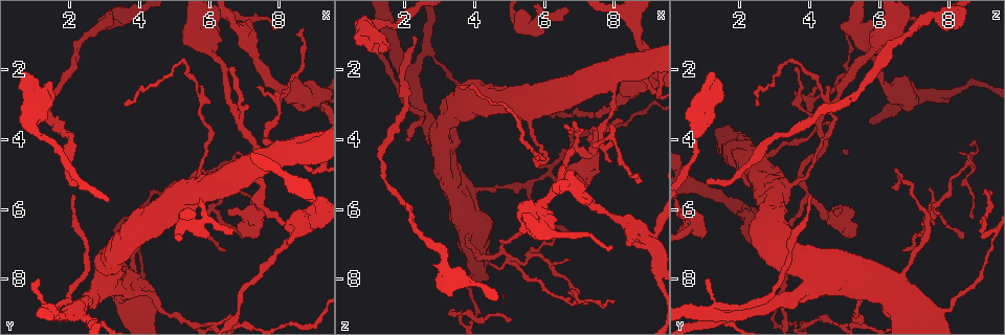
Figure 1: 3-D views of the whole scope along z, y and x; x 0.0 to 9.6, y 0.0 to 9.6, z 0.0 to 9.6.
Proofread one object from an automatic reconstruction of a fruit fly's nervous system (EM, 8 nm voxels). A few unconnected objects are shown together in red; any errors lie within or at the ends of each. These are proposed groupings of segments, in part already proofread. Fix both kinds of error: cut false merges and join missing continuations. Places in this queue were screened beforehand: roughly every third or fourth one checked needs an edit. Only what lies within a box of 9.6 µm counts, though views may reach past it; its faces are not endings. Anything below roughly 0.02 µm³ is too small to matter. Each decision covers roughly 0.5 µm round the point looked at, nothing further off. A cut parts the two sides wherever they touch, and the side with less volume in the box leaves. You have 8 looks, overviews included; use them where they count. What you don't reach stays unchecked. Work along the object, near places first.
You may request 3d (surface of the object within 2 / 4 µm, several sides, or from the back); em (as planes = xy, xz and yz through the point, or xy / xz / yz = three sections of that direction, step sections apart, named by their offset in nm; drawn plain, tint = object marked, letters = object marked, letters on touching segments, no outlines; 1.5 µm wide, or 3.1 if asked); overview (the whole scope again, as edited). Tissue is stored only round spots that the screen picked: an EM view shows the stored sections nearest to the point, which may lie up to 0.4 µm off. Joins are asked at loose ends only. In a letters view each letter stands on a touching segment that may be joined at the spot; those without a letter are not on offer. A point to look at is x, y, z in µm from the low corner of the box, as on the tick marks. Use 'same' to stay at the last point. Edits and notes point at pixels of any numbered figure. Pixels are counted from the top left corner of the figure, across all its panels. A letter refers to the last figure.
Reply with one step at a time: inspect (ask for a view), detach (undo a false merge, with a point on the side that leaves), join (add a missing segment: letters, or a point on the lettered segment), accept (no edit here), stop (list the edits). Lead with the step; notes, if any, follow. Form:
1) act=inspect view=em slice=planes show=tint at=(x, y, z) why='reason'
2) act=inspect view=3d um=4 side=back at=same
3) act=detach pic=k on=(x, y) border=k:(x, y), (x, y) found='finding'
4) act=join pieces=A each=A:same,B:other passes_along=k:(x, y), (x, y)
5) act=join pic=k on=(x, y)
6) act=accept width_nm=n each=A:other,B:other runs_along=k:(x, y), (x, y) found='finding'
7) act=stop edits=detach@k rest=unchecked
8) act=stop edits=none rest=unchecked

act=inspect view=em slice=planes show=letters at=(5.40, 6.30, 0.80) why='calibre changes'

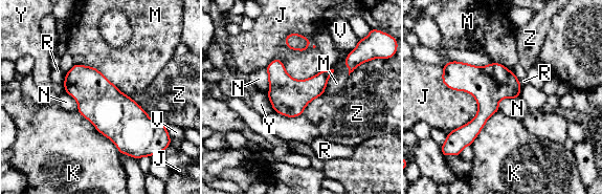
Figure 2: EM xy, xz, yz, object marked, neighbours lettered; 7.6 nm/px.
act=accept each=J:other,K:other,M:other,N:other,R:other,V:other,Y:other,Z:other border=2:(126, 94), (165, 127) found='continuous, no second cell'

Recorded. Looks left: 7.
act=inspect view=3d um=2 side=back at=(2.30, 5.20, 1.00) why='end of a long branch'

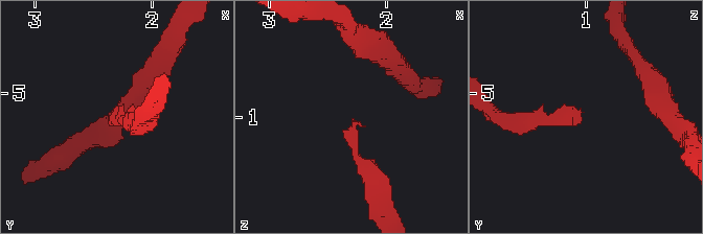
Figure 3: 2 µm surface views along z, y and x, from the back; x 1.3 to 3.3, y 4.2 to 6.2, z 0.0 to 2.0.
act=inspect view=em slice=xz step=8 show=tint at=(2.26, 5.16, 1.04) why='now the EM'

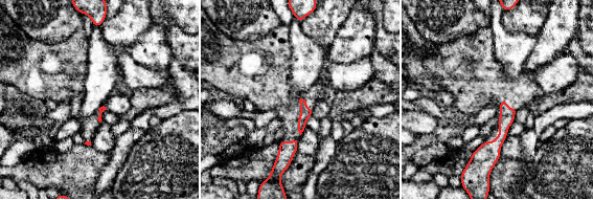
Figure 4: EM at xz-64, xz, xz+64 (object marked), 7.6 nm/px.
act=inspect view=em slice=planes show=letters at=same why='another direction'

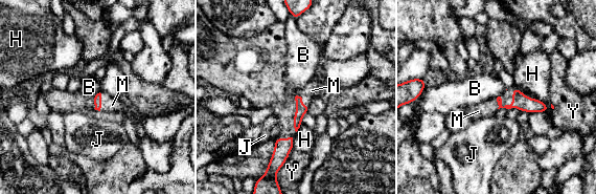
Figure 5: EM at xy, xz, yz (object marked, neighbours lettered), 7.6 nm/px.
act=join pieces=M each=B:other,H:other,J:other,M:same,Y:other passes_along=5:(97, 99), (100, 102), (109, 104) found='it goes on there'

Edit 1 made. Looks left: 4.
act=inspect view=overview why='see it whole again'

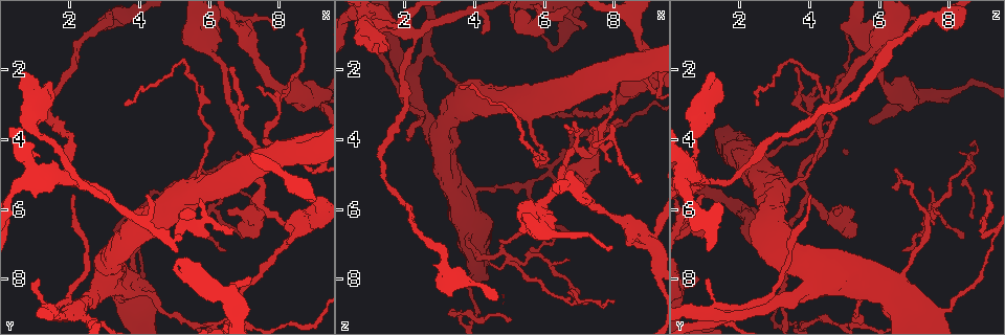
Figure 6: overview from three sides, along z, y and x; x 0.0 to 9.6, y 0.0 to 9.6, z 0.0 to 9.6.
act=inspect view=3d um=4 at=(3.65, 3.05, 2.45) why='long arm stops here'

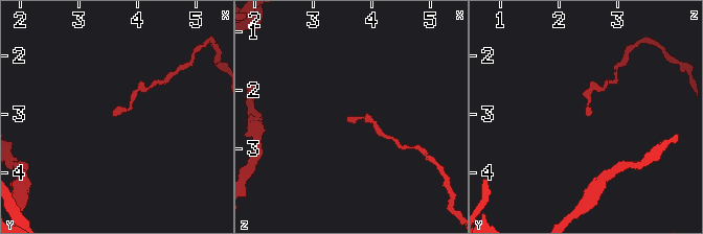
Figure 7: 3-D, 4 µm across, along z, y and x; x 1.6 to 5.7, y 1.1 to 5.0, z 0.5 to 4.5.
act=inspect view=em slice=planes show=letters at=(3.55, 3.05, 2.50) why='now the EM'

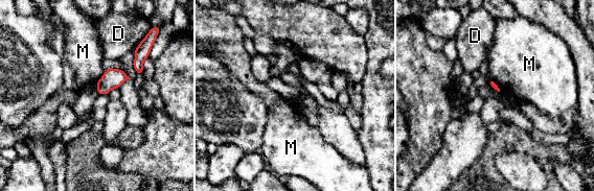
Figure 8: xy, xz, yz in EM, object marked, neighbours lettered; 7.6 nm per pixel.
act=accept each=D:other,M:other border=8:(106, 70), (95, 85) found='no lettered segment goes on from it'

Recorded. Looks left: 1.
act=stop edits=join@5 rest=unchecked

